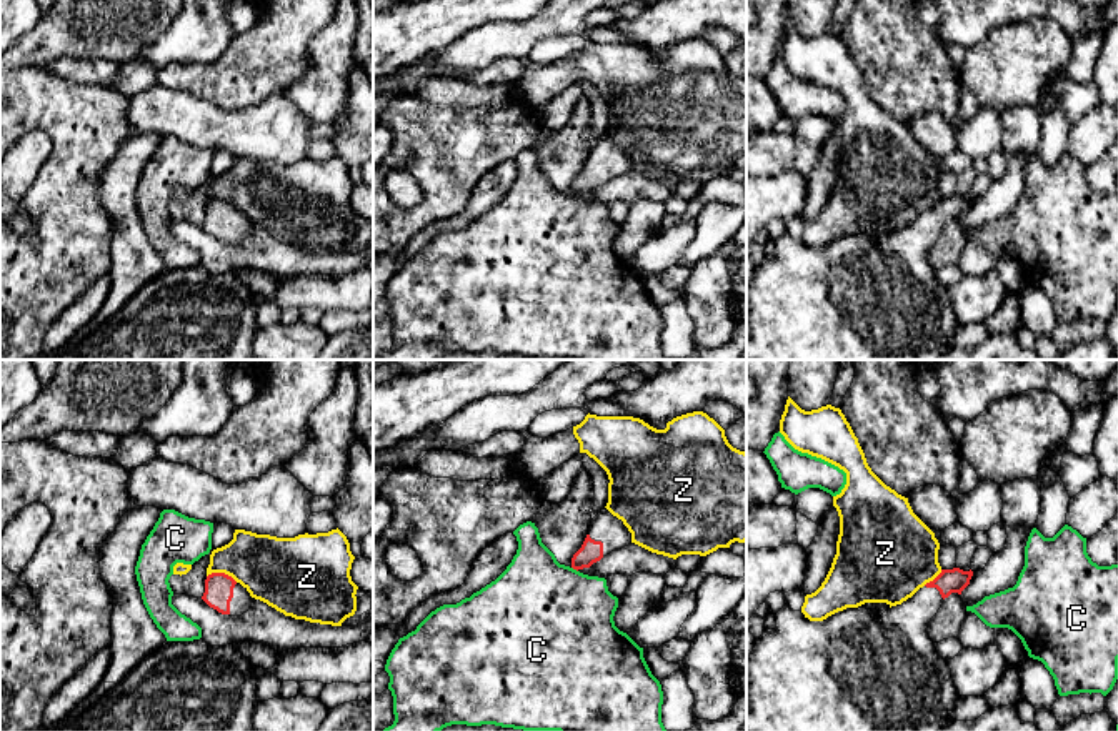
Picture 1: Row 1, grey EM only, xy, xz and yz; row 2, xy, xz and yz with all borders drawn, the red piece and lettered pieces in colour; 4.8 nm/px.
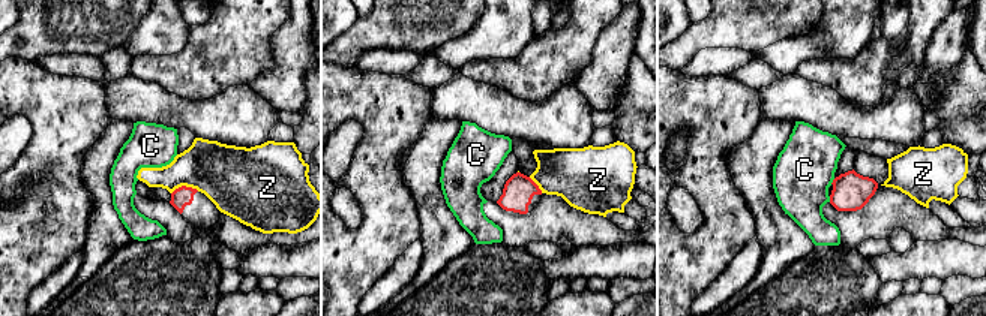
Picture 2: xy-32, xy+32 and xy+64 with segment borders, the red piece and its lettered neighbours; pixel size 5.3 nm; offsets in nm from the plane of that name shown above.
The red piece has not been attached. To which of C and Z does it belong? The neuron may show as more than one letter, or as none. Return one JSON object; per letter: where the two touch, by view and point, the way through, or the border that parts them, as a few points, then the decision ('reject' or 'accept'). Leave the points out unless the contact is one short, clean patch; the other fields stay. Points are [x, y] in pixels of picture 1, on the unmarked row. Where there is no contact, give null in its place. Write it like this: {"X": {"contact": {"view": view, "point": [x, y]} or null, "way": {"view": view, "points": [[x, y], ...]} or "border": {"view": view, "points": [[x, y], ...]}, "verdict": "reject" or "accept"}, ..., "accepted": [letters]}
{"C": {"contact": {"view": "xz", "point": [575, 195]}, "verdict": "reject"}, "Z": {"contact": {"view": "xy", "point": [222, 200]}, "border": {"view": "xy", "points": [[207, 202], [227, 200], [237, 208]]}, "verdict": "reject"}, "accepted": []}

